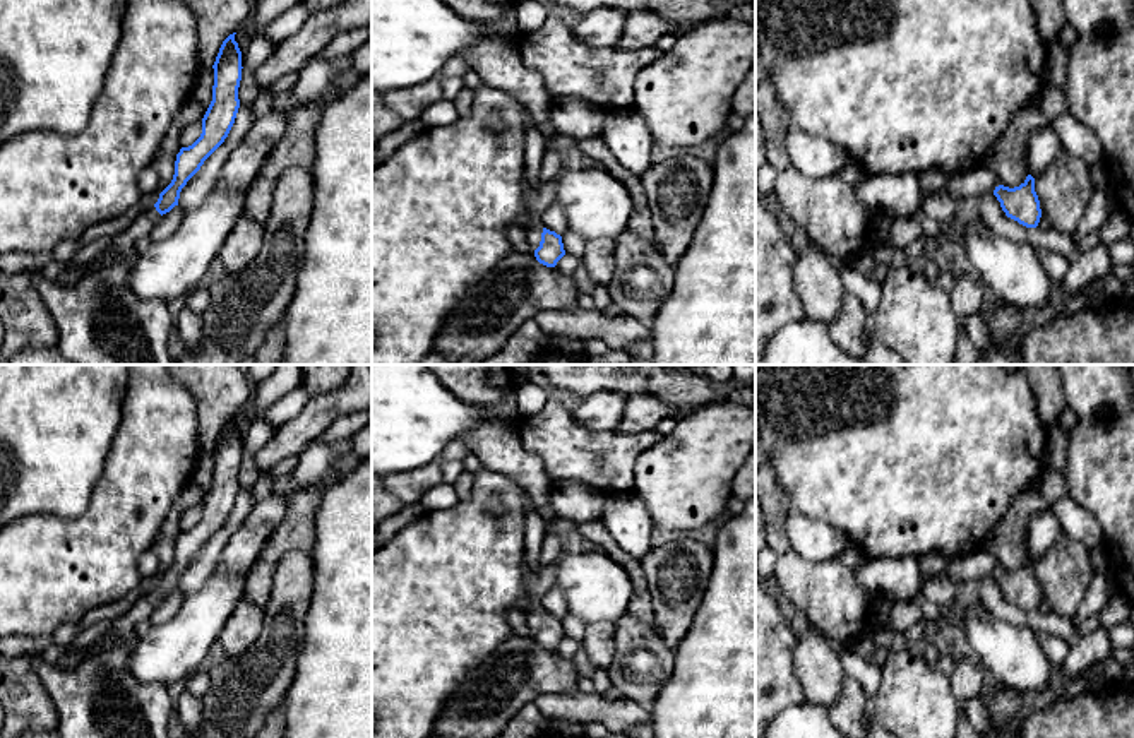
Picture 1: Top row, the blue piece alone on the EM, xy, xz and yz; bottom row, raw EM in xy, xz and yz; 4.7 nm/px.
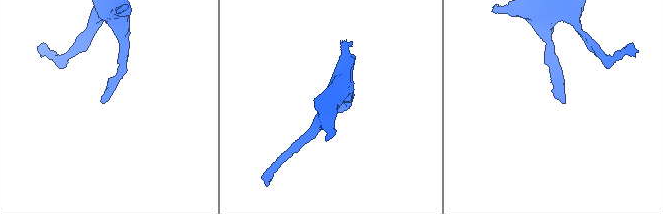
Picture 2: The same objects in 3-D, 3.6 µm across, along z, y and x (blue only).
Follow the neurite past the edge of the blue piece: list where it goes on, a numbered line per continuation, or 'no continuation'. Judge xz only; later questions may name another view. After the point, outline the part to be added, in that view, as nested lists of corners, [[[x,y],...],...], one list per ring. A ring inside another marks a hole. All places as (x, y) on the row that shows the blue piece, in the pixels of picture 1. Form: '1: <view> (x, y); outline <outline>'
1: xz (533, 228); outline [[[524,217],[521,224],[526,231],[526,241],[529,243],[531,248],[529,253],[534,253],[534,250],[540,247],[541,241],[543,224],[541,221],[529,219],[529,217]]]

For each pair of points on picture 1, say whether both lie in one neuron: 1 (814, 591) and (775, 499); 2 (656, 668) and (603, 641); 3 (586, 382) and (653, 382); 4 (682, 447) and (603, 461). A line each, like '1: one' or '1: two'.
1: one
2: two
3: one
4: two

